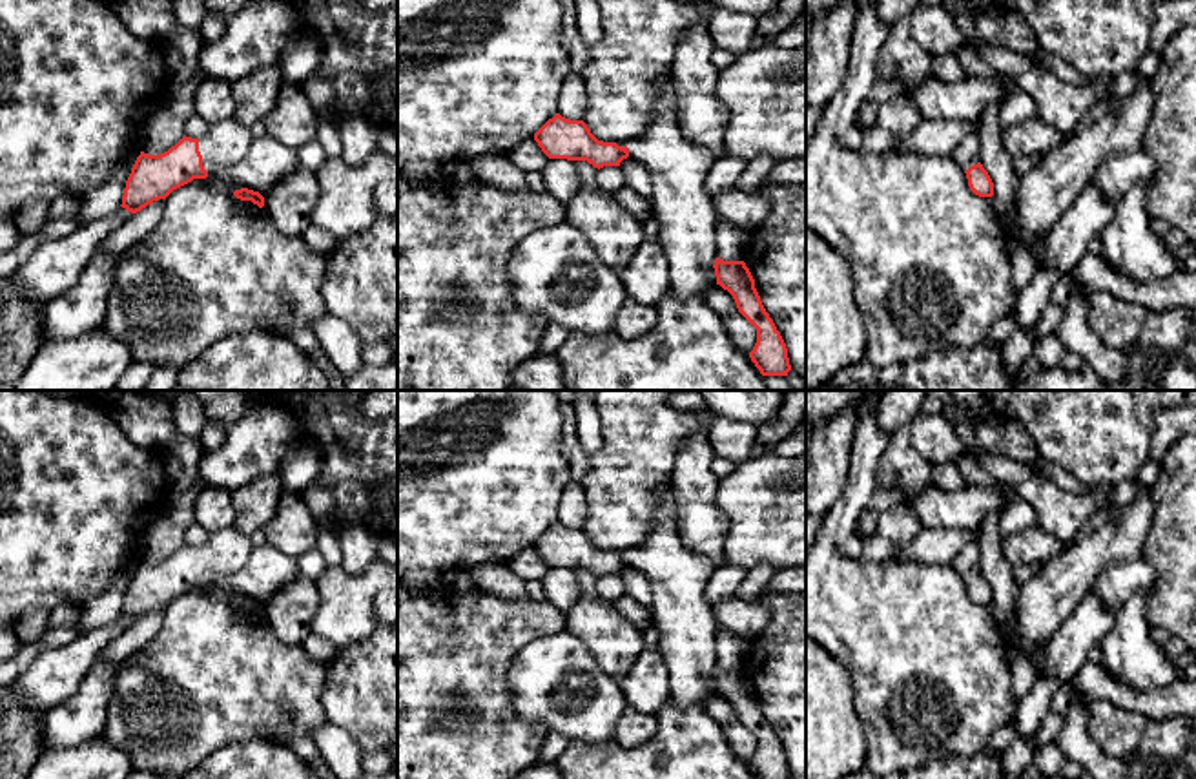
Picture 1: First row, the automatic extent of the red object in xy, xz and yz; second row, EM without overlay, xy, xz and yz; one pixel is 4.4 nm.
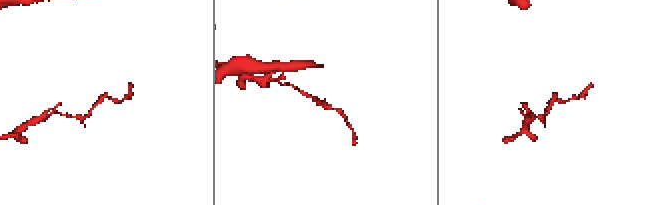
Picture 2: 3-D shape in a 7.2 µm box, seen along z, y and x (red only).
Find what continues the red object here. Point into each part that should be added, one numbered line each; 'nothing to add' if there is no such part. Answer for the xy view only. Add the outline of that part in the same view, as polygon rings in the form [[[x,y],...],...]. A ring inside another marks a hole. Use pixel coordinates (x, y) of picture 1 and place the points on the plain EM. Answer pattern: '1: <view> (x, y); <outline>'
1: xy (225, 553); [[[228,525],[199,547],[199,560],[208,586],[228,582],[248,560],[253,545],[246,535]]]

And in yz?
1: yz (965, 562); [[[968,542],[950,562],[957,575],[966,580],[970,575],[981,571],[979,542]]]

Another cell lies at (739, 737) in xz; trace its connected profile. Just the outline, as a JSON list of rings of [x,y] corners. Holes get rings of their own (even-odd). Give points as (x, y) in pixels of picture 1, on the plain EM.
[[[740,721],[724,724],[722,732],[731,750],[749,763],[757,752],[757,737]]]

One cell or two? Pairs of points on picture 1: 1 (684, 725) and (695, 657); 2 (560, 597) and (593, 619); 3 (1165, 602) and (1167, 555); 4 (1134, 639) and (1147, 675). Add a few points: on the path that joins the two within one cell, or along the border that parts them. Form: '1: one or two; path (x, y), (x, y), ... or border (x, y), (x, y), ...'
1: two; border (671, 697), (679, 706), (702, 706)
2: two; border (582, 593), (566, 613)
3: one; path (1167, 592), (1167, 566)
4: one; path (1134, 648), (1134, 657), (1144, 666)

